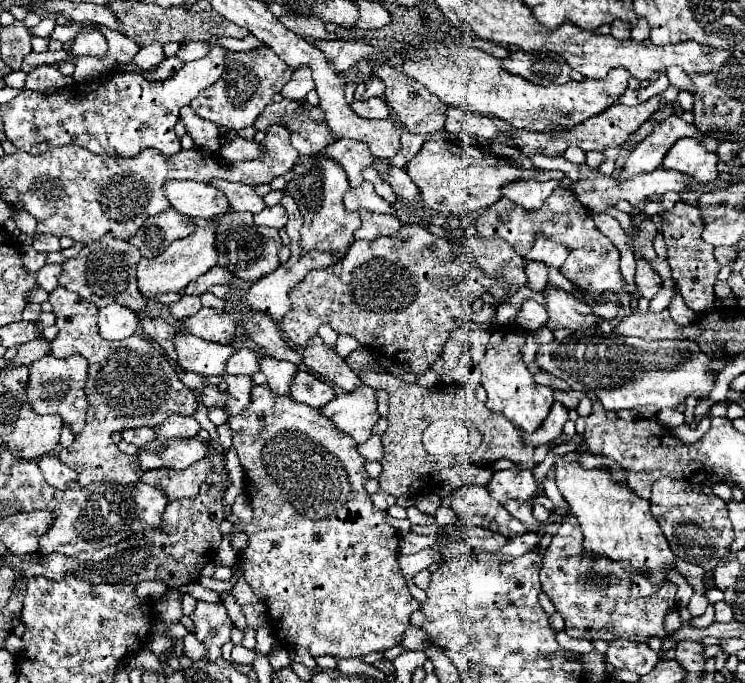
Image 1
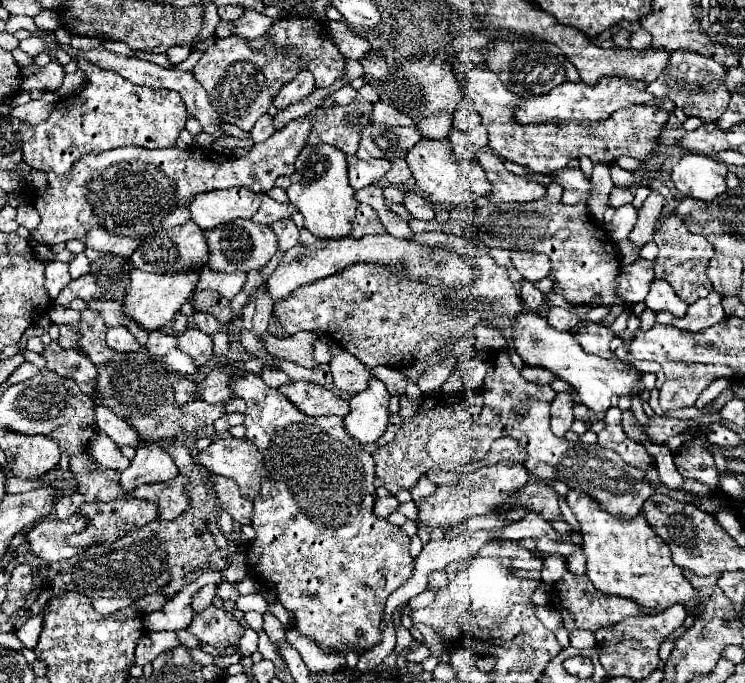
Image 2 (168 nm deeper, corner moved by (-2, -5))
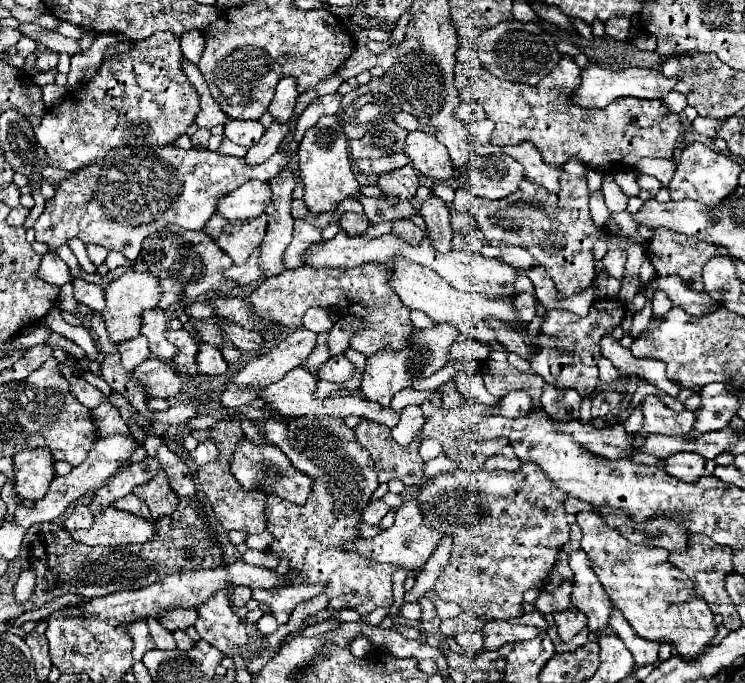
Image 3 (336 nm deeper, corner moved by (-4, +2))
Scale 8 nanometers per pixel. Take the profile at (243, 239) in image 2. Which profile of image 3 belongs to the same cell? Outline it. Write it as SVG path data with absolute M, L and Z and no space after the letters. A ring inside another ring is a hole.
M218 214L210 218L204 232L232 258L234 264L242 264L260 246L268 226L268 216L262 214L252 220L226 220Z

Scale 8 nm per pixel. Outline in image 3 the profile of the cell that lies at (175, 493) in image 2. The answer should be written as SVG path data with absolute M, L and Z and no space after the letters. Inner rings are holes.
M160 472L150 482L134 488L134 494L144 500L152 512L152 518L160 518L166 514L172 514L178 506L178 496L170 488L166 472Z

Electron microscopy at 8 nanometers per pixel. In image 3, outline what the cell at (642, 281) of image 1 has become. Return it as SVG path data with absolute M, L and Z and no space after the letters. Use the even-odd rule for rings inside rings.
M656 276L652 286L656 292L658 290L666 292L668 298L672 300L672 306L680 306L684 312L688 312L692 316L704 316L720 306L706 292L696 294L690 288L686 288L686 284L678 276Z

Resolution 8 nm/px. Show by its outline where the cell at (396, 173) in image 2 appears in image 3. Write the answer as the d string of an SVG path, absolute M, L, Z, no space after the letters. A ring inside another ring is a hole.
M406 164L404 168L398 168L396 172L384 172L378 178L378 186L382 188L384 196L396 194L402 200L410 200L418 188L416 170L412 164Z

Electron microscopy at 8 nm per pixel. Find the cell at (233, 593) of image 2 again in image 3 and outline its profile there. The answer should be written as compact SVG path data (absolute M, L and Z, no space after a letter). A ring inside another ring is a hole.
M236 586L234 590L232 590L232 604L234 606L244 606L248 600L250 600L250 588L246 588L246 586Z

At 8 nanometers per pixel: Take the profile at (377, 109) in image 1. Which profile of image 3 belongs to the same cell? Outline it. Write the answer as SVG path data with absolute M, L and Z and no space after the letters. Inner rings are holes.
M398 112L398 114L394 116L394 122L400 124L402 128L406 128L406 130L424 130L424 132L426 132L426 124L420 124L414 116L410 116L410 114L406 114L406 112Z

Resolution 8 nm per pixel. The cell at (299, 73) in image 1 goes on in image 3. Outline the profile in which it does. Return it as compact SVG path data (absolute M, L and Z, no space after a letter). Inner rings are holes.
M284 76L278 86L276 86L276 94L268 106L268 112L276 118L276 120L288 120L294 114L294 104L298 100L298 82L294 76Z

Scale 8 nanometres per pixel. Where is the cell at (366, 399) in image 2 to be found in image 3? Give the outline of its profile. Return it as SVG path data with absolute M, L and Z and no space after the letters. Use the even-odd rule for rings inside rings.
M436 324L430 330L416 330L414 340L402 352L378 352L376 356L370 356L366 360L366 370L362 376L362 396L366 400L378 402L384 408L390 406L394 394L406 388L406 384L410 384L412 378L428 378L448 362L448 350L456 338L456 328L450 328L450 324Z

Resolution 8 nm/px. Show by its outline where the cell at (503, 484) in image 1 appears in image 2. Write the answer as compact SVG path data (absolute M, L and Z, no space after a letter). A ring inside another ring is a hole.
M500 461L490 467L482 467L474 473L462 475L458 481L446 487L436 487L436 491L430 497L424 497L416 507L418 507L418 517L416 525L418 527L444 527L452 529L458 523L478 517L478 515L488 515L496 505L506 503L518 489L522 489L530 479L530 473L524 469L522 463L512 463L512 461Z

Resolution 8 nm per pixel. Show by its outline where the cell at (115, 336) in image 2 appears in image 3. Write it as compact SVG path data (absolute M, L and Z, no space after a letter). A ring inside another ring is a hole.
M136 336L132 340L124 340L122 344L118 344L118 352L122 356L122 366L128 372L132 372L140 362L144 362L150 356L146 336Z

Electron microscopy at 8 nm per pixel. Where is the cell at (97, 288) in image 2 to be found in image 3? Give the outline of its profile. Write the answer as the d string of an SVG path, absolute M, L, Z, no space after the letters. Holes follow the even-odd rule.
M64 284L60 286L60 294L58 294L58 300L56 300L56 306L60 310L68 310L70 314L76 314L76 298L72 294L72 284Z

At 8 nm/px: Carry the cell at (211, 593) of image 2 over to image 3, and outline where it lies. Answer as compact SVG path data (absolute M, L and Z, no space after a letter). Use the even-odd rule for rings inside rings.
M172 608L172 610L164 612L162 618L158 618L158 622L164 628L168 628L170 632L174 632L178 628L186 630L188 626L192 626L196 622L196 616L198 616L196 608Z

